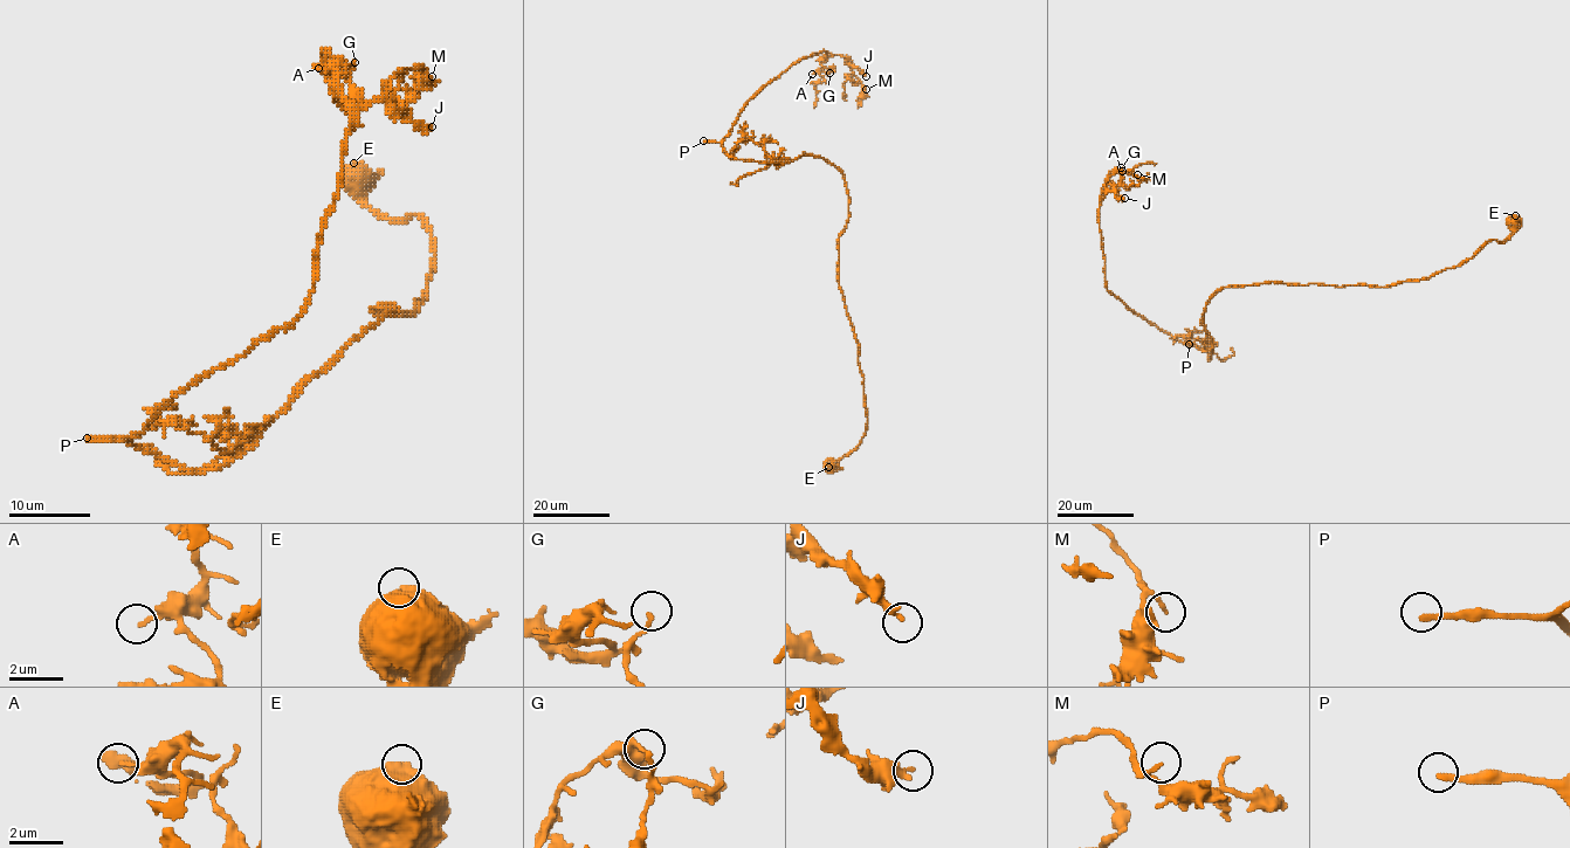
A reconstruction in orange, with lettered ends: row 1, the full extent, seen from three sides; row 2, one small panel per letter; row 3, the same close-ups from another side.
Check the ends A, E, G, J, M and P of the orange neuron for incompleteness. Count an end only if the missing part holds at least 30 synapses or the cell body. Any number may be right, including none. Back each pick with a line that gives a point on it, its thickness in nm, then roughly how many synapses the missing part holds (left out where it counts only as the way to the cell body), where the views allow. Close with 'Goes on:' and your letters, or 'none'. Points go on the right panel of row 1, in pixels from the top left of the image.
P: (1189, 344) | 240 nm | 120 syn
Goes on: P

